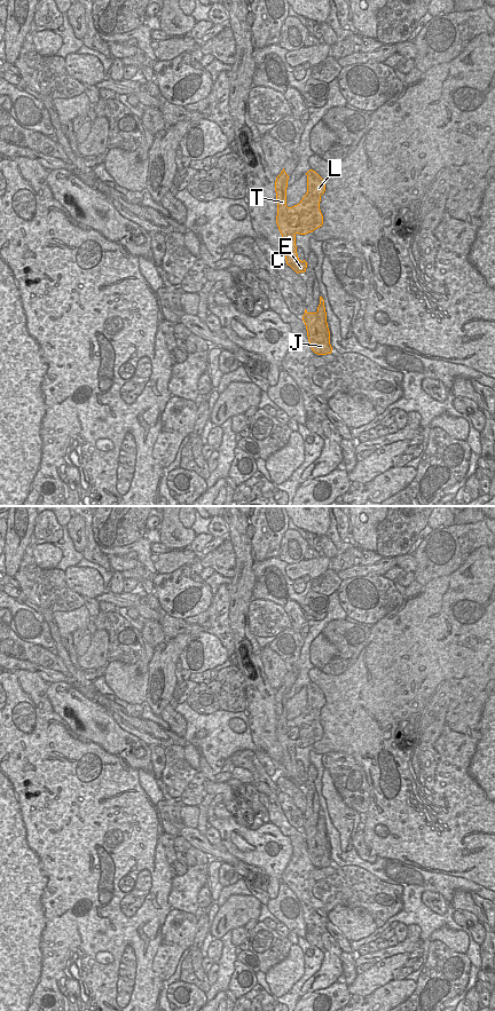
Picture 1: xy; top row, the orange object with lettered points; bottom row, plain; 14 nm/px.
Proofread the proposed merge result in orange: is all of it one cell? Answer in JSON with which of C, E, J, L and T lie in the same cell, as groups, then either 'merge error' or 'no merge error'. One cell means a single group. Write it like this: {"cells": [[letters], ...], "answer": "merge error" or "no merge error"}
{"cells": [["C", "E", "J", "T"], ["L"]], "answer": "merge error"}

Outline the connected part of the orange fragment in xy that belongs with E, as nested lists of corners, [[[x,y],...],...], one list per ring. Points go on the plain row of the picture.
[[[284,681],[275,694],[277,728],[276,736],[283,752],[283,767],[285,768],[286,777],[290,779],[297,787],[305,785],[307,775],[301,774],[297,767],[296,745],[290,738],[290,729],[286,727],[289,720],[286,719],[286,701],[289,688]]]

